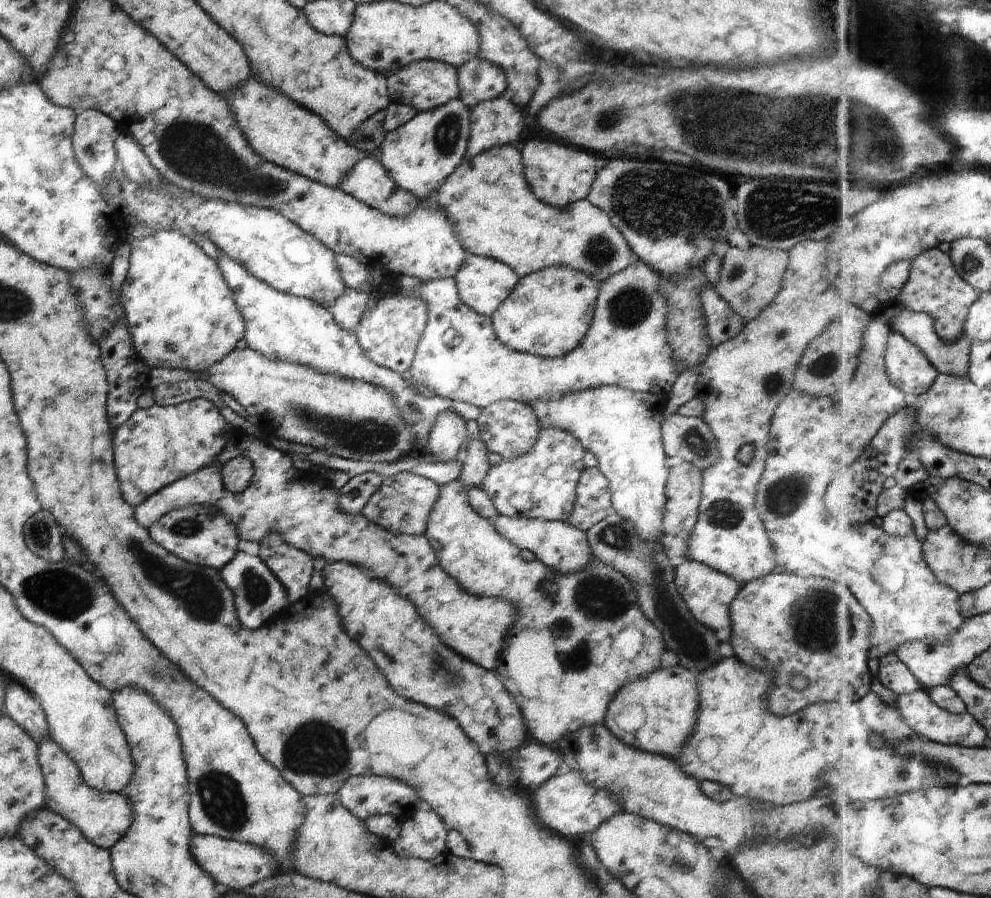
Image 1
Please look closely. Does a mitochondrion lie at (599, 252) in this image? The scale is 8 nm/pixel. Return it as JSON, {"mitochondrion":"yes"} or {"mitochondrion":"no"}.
{"mitochondrion":"yes"}

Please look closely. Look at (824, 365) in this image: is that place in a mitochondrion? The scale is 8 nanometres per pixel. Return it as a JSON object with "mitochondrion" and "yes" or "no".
{"mitochondrion":"yes"}

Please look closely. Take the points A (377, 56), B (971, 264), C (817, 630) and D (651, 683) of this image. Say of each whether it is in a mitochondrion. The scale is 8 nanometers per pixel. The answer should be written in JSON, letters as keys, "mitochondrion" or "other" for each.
{"A":"other","B":"mitochondrion","C":"mitochondrion","D":"other"}

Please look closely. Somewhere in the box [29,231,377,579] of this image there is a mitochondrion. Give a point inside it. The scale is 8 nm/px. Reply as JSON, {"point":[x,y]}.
{"point":[185,526]}

